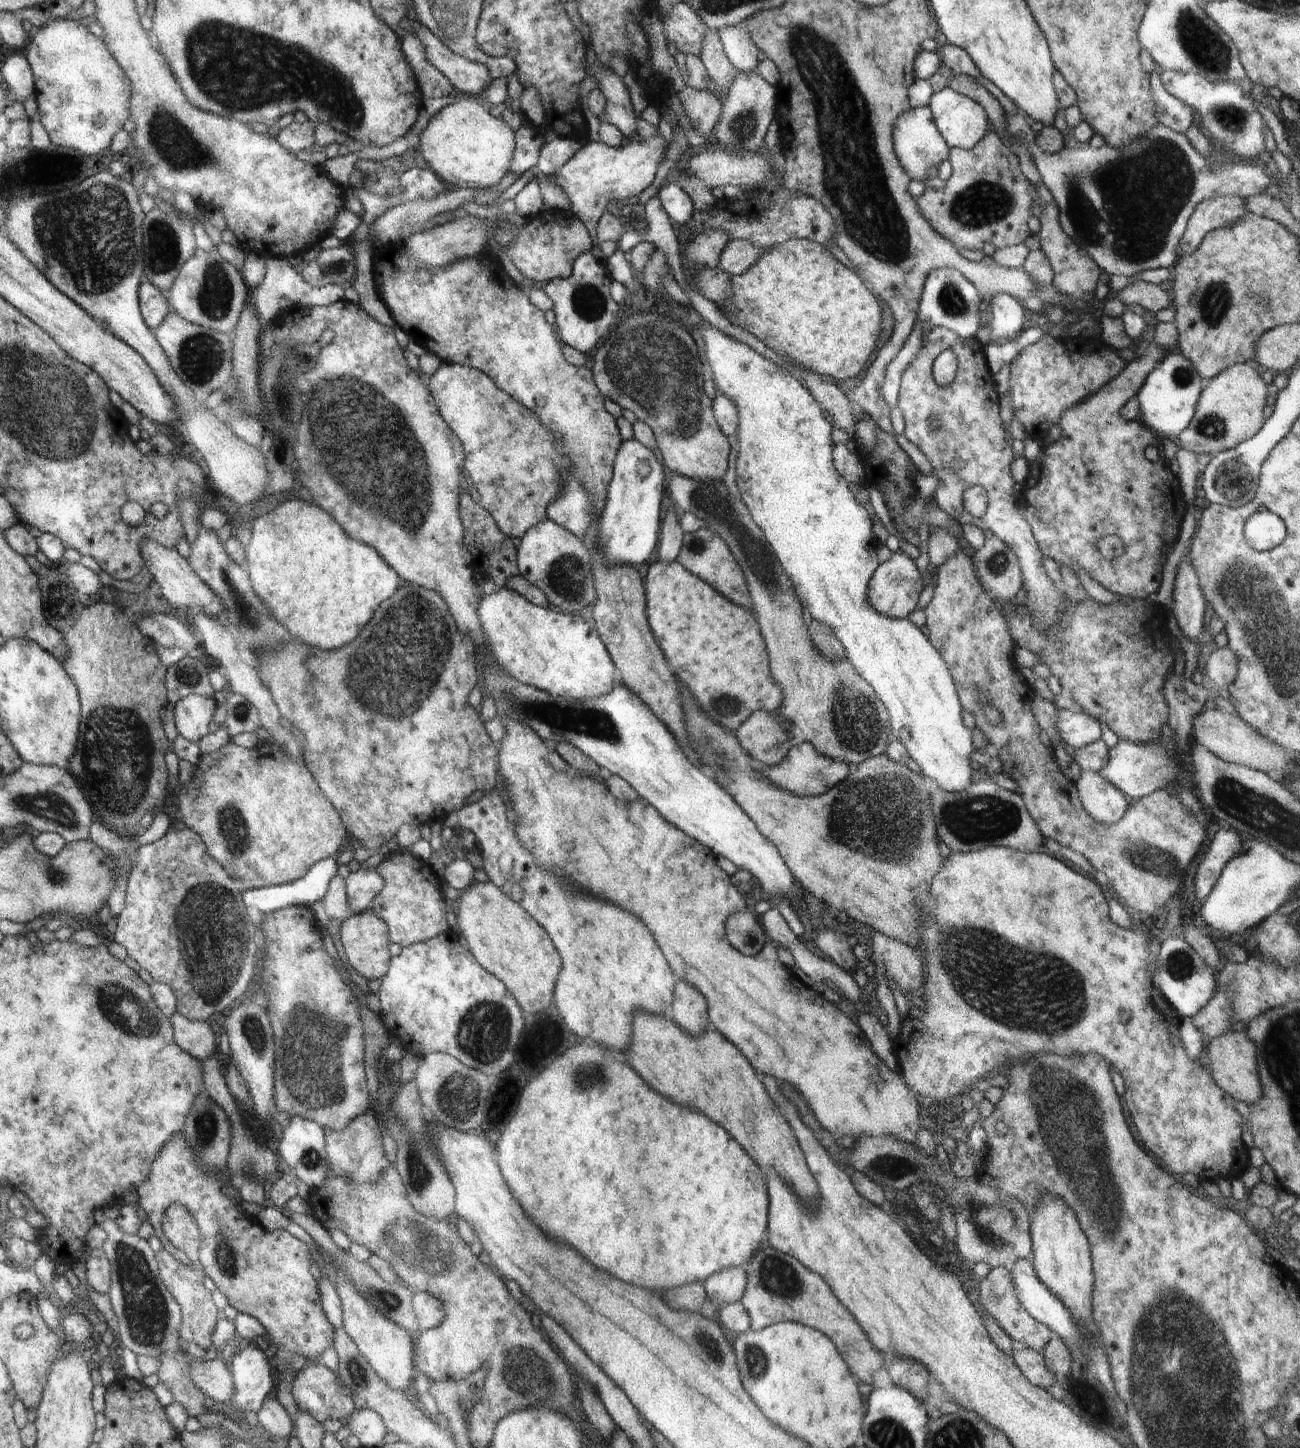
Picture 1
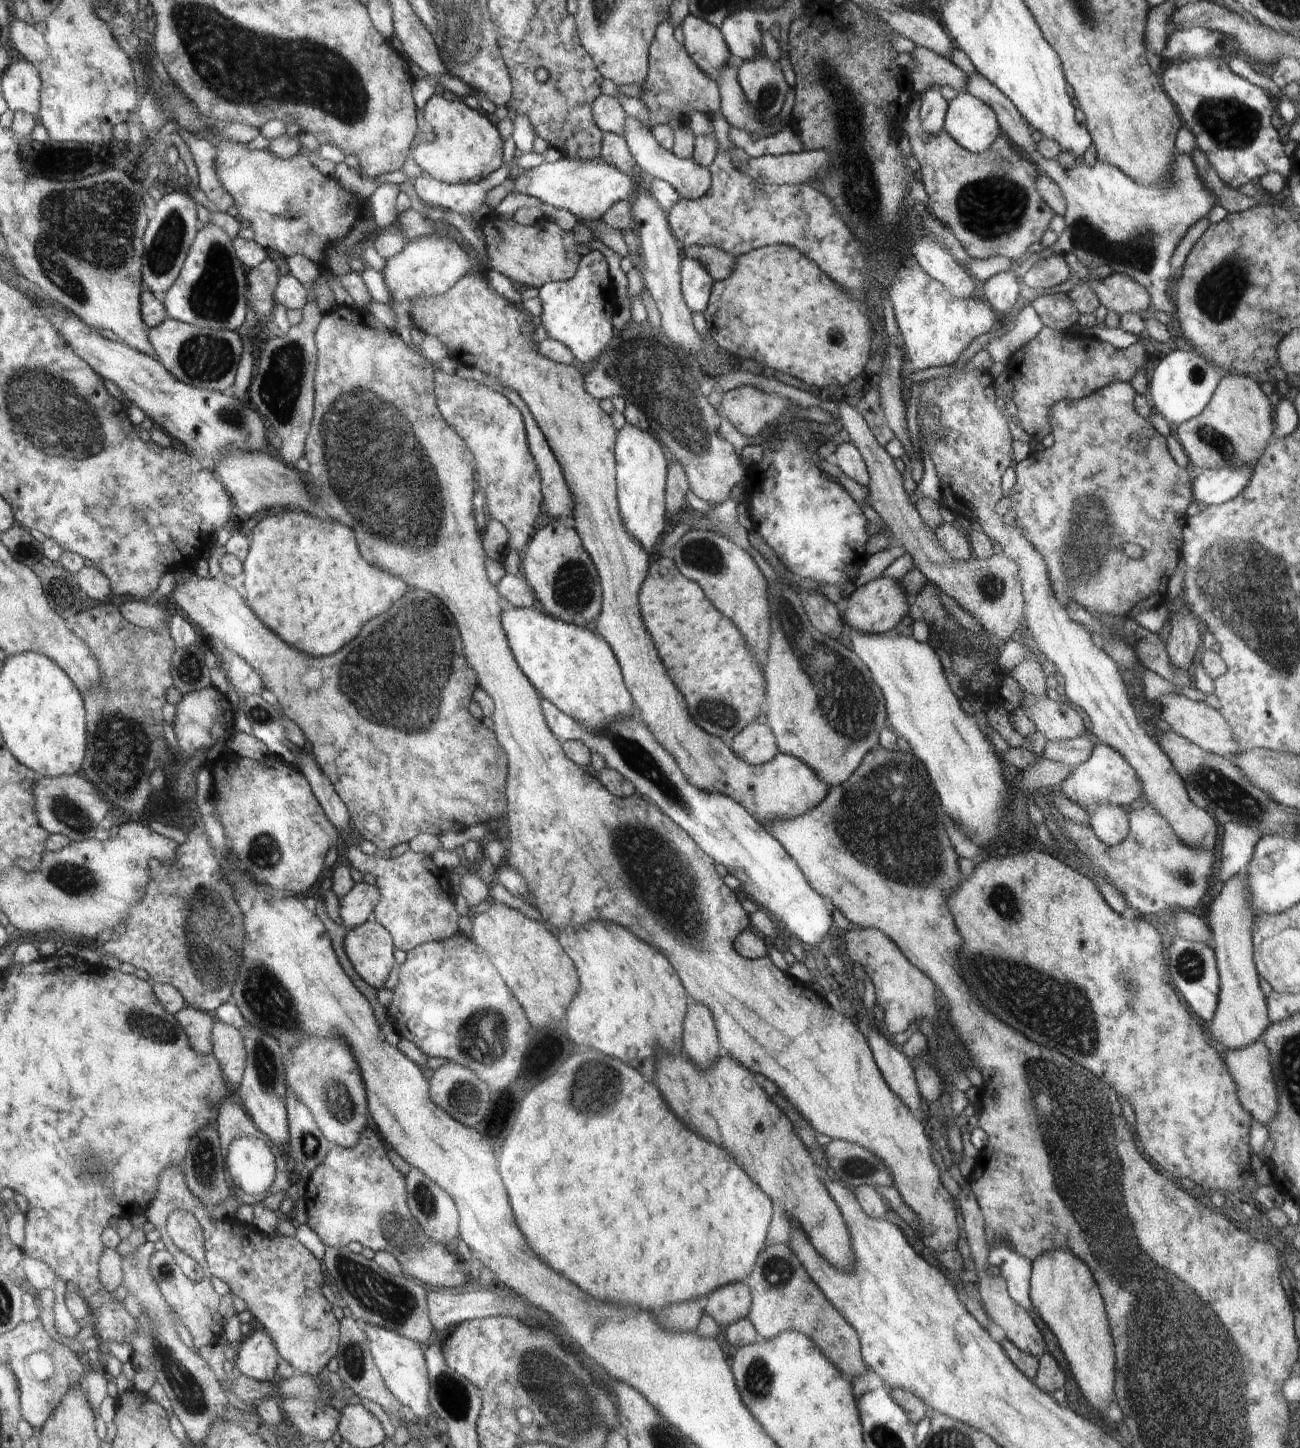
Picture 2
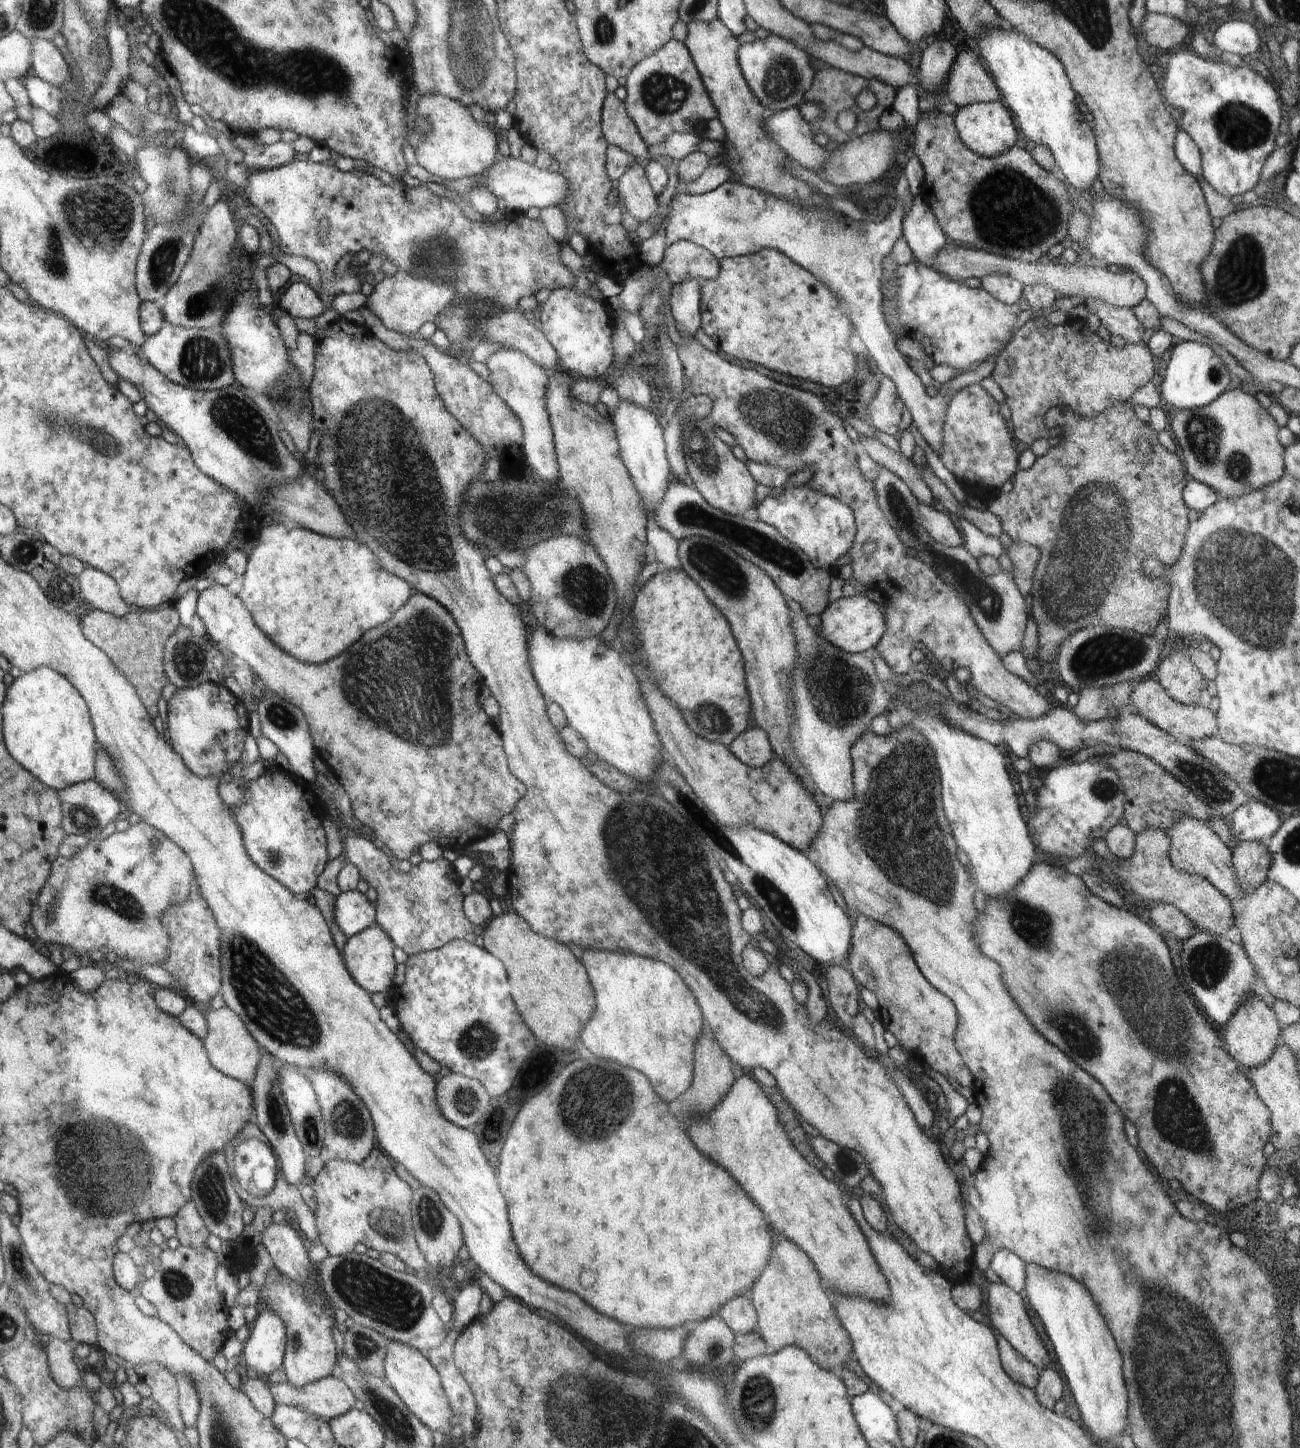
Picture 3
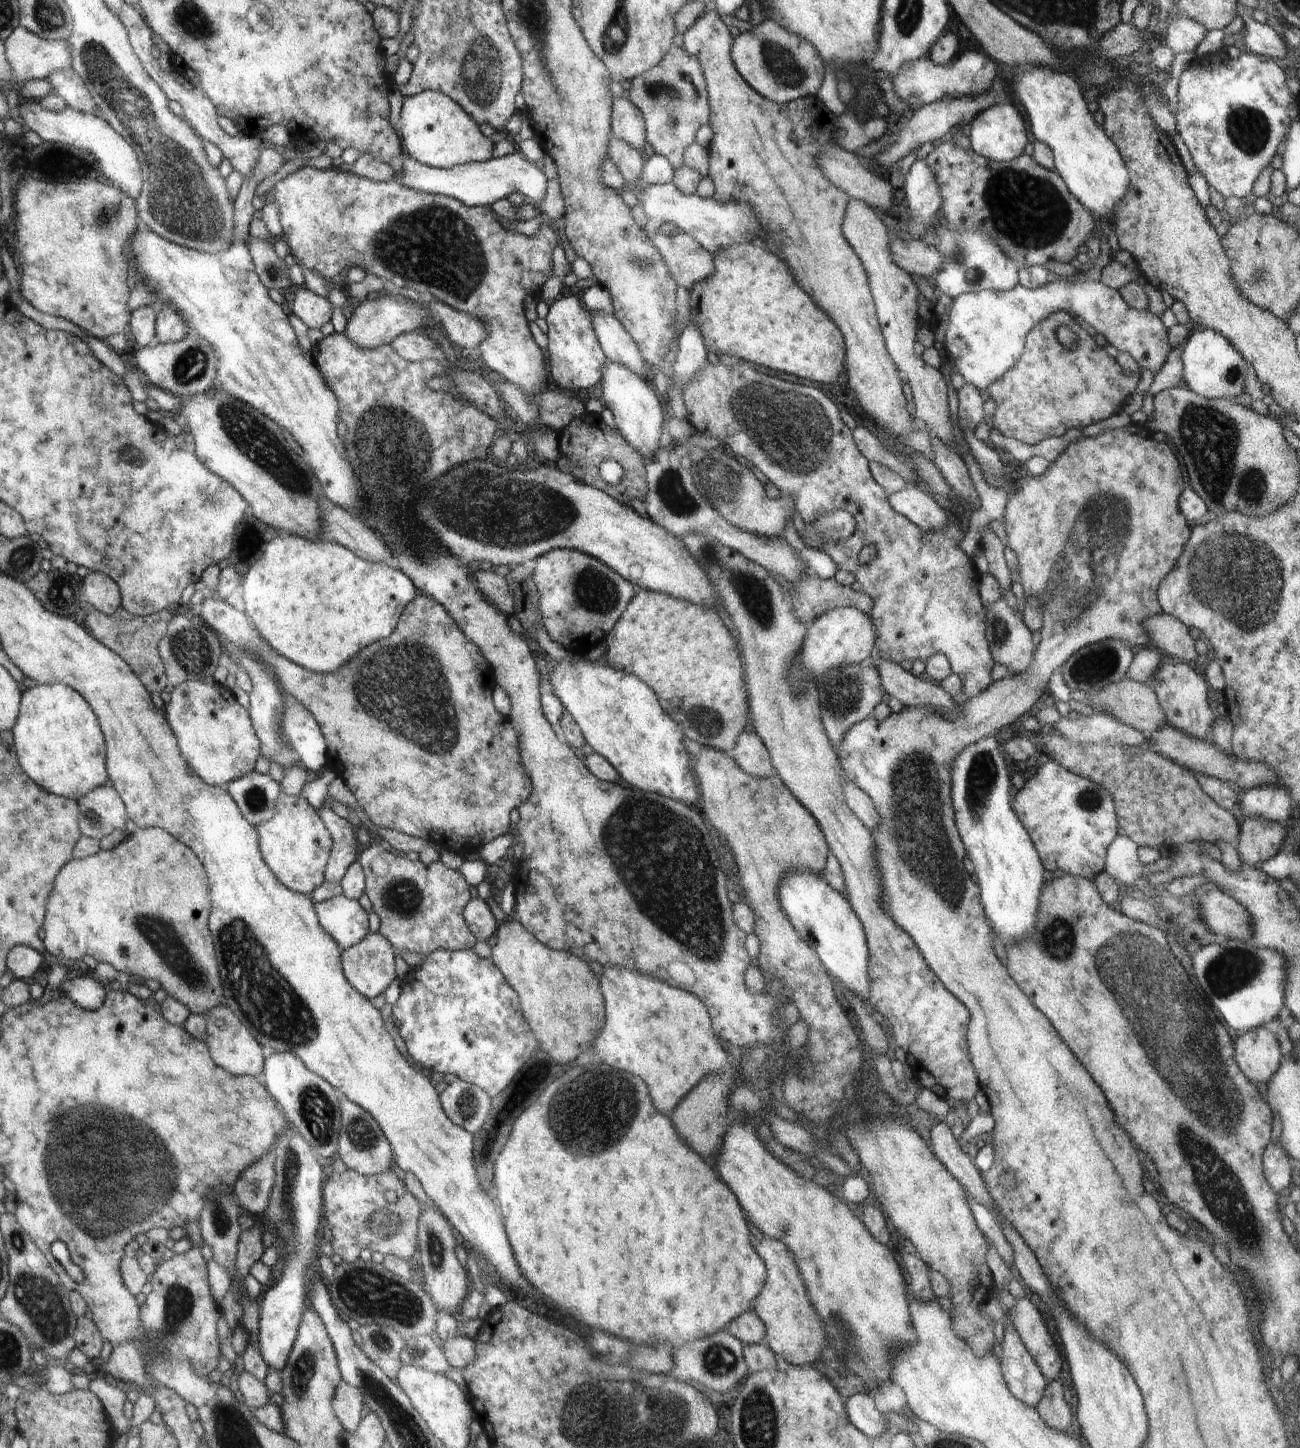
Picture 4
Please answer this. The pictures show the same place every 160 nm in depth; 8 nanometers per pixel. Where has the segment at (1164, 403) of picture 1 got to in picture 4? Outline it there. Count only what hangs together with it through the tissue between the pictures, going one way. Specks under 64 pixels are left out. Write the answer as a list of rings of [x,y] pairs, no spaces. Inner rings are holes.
[[[1196,328],[1183,343],[1183,385],[1198,396],[1208,400],[1235,398],[1244,393],[1247,371],[1252,369],[1249,363],[1234,349],[1234,346],[1220,336],[1218,332],[1205,328]]]

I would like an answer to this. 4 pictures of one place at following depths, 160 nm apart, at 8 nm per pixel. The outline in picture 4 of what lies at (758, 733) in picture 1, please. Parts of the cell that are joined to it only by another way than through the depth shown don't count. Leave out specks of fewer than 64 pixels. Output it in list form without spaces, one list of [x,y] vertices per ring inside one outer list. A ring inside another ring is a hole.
[[[751,729],[739,736],[739,744],[736,744],[735,751],[730,756],[750,776],[766,778],[777,774],[772,766],[767,745]]]

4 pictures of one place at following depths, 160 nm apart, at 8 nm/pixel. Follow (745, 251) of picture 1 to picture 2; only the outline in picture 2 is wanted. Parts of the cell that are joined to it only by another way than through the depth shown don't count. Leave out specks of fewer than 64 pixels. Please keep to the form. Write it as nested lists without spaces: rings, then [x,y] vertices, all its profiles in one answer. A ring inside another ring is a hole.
[[[688,246],[681,247],[682,257],[698,260],[710,272],[714,281],[728,278],[736,266],[736,257],[730,256],[722,248],[716,246]]]

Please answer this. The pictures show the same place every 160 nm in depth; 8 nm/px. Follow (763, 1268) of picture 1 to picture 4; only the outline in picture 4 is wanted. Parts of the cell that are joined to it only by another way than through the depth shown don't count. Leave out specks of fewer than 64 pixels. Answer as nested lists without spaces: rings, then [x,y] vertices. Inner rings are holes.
[[[768,1238],[756,1244],[756,1252],[760,1252],[764,1260],[768,1260],[768,1286],[764,1288],[764,1292],[760,1292],[760,1300],[756,1300],[755,1310],[767,1327],[764,1343],[776,1356],[782,1356],[790,1365],[811,1366],[814,1360],[820,1359],[820,1350],[827,1346],[827,1338],[816,1310],[808,1302],[794,1254],[786,1248],[784,1242]]]

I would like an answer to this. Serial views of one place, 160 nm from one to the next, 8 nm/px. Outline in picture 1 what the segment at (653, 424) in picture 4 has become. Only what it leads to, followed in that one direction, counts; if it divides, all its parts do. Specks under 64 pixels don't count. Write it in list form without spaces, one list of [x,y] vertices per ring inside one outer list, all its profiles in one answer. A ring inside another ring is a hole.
[[[624,440],[620,445],[618,458],[614,465],[614,476],[599,521],[599,538],[594,539],[597,542],[594,550],[604,551],[607,559],[613,563],[631,564],[638,566],[644,560],[650,558],[650,550],[656,548],[658,542],[658,532],[660,528],[660,500],[662,500],[662,490],[664,488],[664,472],[662,464],[652,456],[652,451],[640,444],[639,440]]]

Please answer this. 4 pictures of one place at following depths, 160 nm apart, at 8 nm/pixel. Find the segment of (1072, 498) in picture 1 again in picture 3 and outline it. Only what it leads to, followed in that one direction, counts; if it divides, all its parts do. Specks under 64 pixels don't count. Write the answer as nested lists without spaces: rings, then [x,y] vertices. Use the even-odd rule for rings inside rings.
[[[1128,400],[1110,406],[1108,410],[1100,412],[1098,416],[1092,418],[1078,418],[1072,412],[1064,408],[1052,408],[1044,416],[1045,424],[1048,426],[1062,426],[1064,436],[1062,442],[1054,448],[1050,448],[1045,456],[1038,457],[1036,463],[1029,470],[1019,469],[1013,477],[1014,488],[1004,494],[999,492],[990,500],[987,510],[992,512],[1000,522],[1003,532],[1006,533],[1014,543],[1026,543],[1035,545],[1040,550],[1040,559],[1035,565],[1035,572],[1032,574],[1031,592],[1032,596],[1032,619],[1036,622],[1039,631],[1039,650],[1036,658],[1041,662],[1049,664],[1058,658],[1061,646],[1064,645],[1077,631],[1082,631],[1087,627],[1108,626],[1116,629],[1127,629],[1135,631],[1141,636],[1152,637],[1156,631],[1160,620],[1167,614],[1167,601],[1171,592],[1169,578],[1152,578],[1142,572],[1141,563],[1145,558],[1154,557],[1164,565],[1174,565],[1181,558],[1185,544],[1185,537],[1189,528],[1188,514],[1189,509],[1185,506],[1182,499],[1182,492],[1187,486],[1186,476],[1184,475],[1183,462],[1179,453],[1168,452],[1157,440],[1157,432],[1150,428],[1147,421],[1140,420],[1136,410],[1126,406]],[[1140,436],[1148,436],[1150,451],[1140,453],[1134,450],[1134,444]]]

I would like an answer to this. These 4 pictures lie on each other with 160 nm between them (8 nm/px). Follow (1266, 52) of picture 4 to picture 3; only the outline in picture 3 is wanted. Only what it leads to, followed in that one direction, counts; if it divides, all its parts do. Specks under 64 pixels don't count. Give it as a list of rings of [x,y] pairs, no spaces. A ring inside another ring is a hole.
[[[1234,20],[1222,24],[1215,32],[1214,45],[1223,52],[1244,57],[1261,49],[1259,27],[1248,22]]]

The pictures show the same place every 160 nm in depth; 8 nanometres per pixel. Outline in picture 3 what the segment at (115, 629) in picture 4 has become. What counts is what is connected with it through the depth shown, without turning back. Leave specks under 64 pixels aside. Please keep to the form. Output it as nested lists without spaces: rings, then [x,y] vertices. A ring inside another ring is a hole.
[[[170,606],[156,610],[133,609],[127,615],[116,617],[100,610],[90,610],[84,618],[84,632],[88,632],[88,640],[104,650],[113,663],[126,674],[127,680],[136,684],[140,696],[144,696],[146,708],[152,710],[152,716],[158,714],[157,703],[160,692],[166,686],[164,670],[162,670],[162,652],[166,643],[182,625],[179,612]]]

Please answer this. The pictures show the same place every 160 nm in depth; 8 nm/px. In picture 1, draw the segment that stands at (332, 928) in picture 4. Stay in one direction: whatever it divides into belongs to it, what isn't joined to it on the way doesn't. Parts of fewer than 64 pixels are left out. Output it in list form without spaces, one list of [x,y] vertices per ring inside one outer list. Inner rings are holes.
[[[360,868],[345,878],[345,887],[352,914],[360,914],[364,910],[368,910],[370,902],[373,902],[384,886],[386,886],[386,881],[374,868]]]

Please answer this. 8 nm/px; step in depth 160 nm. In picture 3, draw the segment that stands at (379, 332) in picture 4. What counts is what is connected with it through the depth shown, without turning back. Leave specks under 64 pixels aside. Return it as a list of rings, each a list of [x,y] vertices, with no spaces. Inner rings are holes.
[[[411,273],[380,278],[374,282],[374,287],[374,292],[367,297],[365,307],[370,316],[376,318],[386,329],[410,336],[417,336],[425,323],[434,322],[454,302],[455,297],[451,285],[420,279]]]

